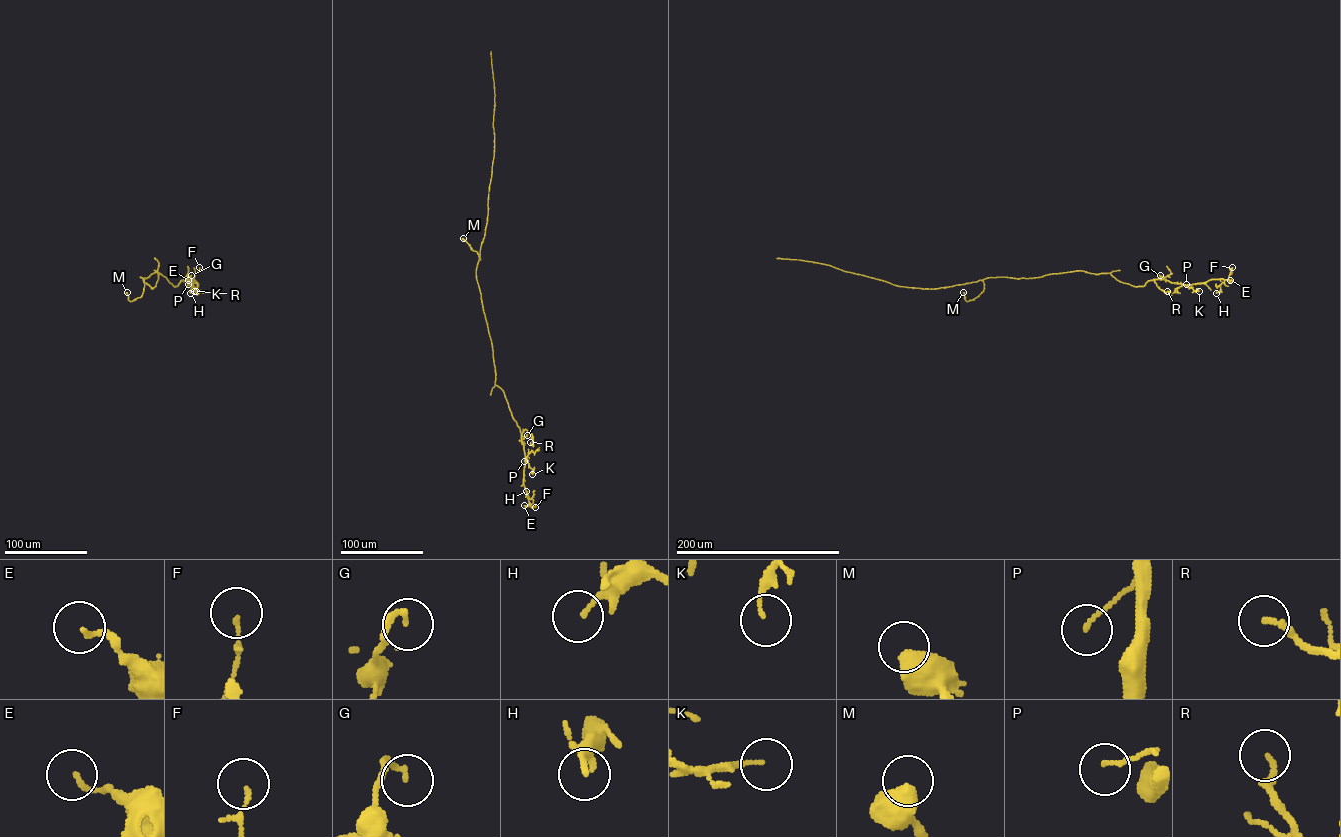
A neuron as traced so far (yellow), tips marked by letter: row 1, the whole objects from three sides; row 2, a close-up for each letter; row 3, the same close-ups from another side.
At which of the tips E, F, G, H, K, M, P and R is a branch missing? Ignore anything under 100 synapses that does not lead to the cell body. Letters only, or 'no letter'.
no letter

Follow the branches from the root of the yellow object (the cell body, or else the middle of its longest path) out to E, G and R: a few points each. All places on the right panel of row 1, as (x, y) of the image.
E: (1016, 278), (1081, 270), (1109, 273), (1119, 281), (1136, 287), (1153, 279), (1185, 285), (1212, 279), (1230, 280)
G: (1016, 278), (1081, 270), (1109, 273), (1119, 281), (1137, 287), (1164, 278), (1160, 275)
R: (1016, 278), (1077, 270), (1109, 273), (1136, 287), (1158, 278), (1154, 280), (1157, 286), (1167, 291)

